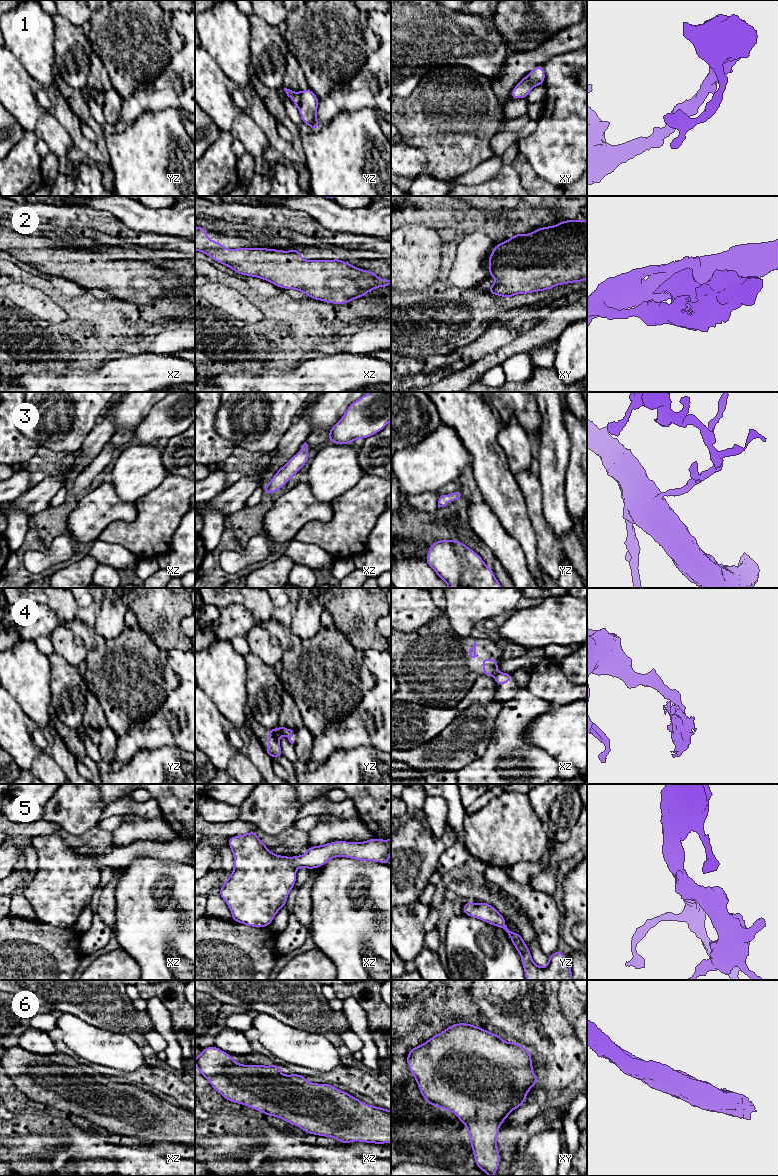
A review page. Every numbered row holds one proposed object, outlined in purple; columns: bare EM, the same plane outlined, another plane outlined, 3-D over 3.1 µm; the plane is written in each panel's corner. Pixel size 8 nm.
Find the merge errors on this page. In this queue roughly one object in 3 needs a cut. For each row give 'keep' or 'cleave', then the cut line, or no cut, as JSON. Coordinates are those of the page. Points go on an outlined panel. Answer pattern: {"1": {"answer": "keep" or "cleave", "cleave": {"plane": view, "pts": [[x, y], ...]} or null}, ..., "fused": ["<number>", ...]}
{"1": {"answer": "keep", "cleave": null}, "2": {"answer": "keep", "cleave": null}, "3": {"answer": "keep", "cleave": null}, "4": {"answer": "cleave", "cleave": {"plane": "yz", "pts": [[278, 727], [282, 733]]}}, "5": {"answer": "keep", "cleave": null}, "6": {"answer": "keep", "cleave": null}, "fused": ["4"]}

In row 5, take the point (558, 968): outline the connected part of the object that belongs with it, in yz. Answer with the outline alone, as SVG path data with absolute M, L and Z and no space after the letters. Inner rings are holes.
M468 900L463 906L463 914L503 928L508 933L515 949L521 956L526 980L572 980L571 965L558 949L548 956L547 967L537 966L532 960L529 947L525 944L521 933L510 931L507 928L504 916L491 904L485 902L475 904Z

